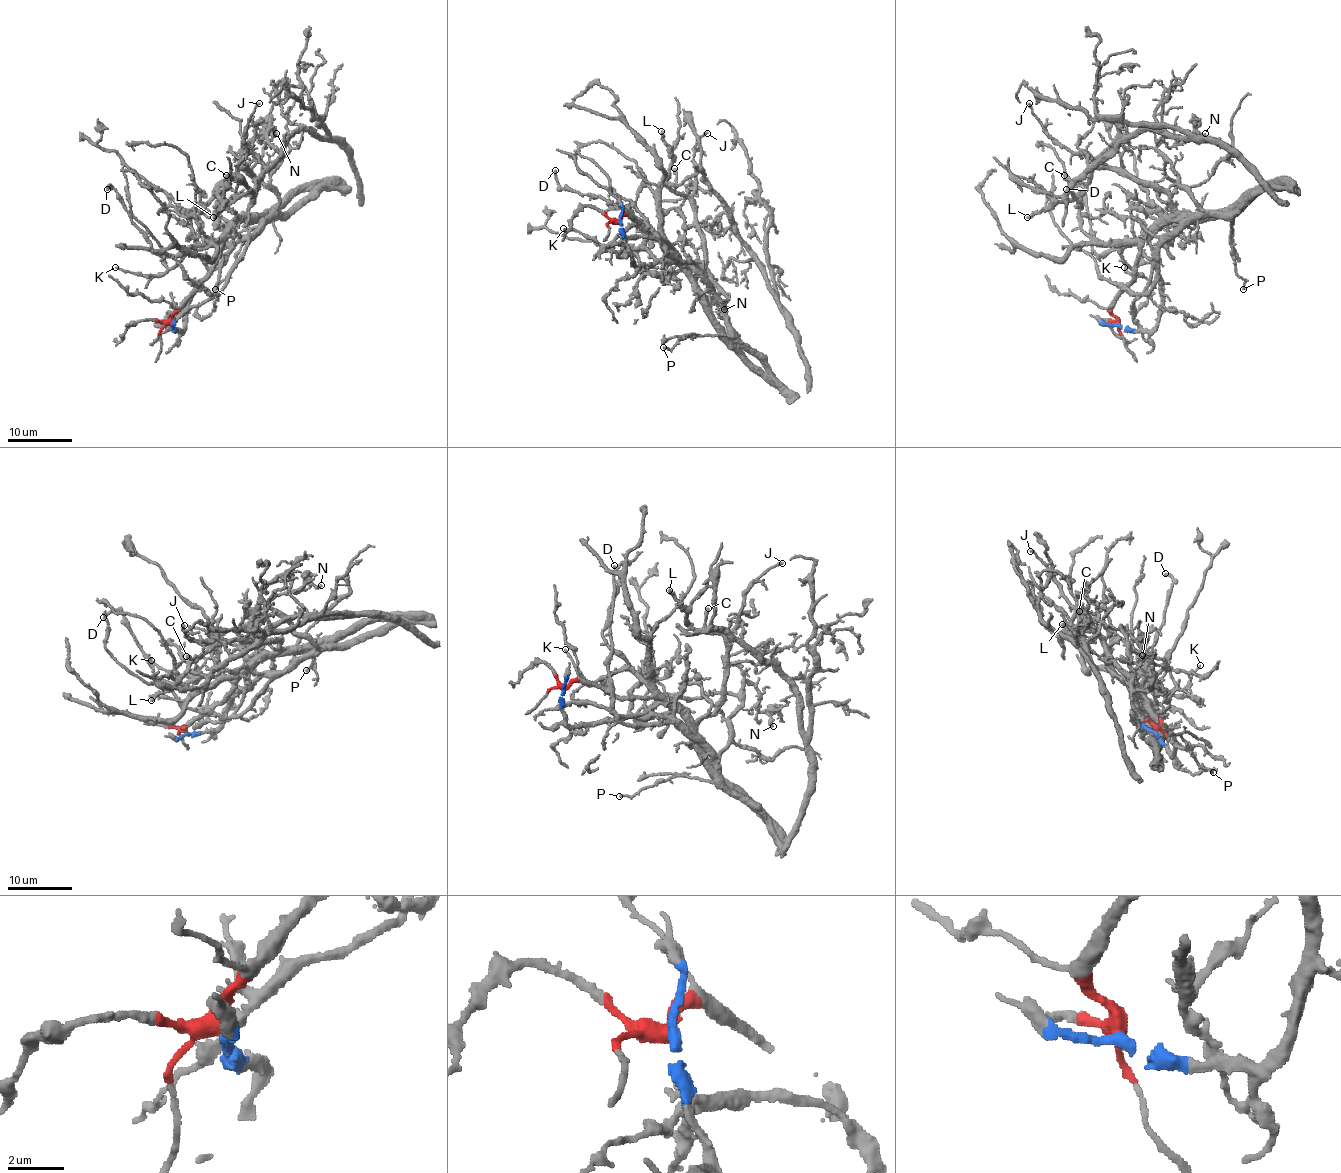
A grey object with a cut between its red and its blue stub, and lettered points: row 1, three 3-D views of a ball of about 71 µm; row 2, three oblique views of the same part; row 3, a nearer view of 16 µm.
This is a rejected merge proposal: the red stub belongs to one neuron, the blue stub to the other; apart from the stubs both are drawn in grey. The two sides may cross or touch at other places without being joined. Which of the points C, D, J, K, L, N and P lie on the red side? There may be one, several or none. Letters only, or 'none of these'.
C, D, J, K, L

